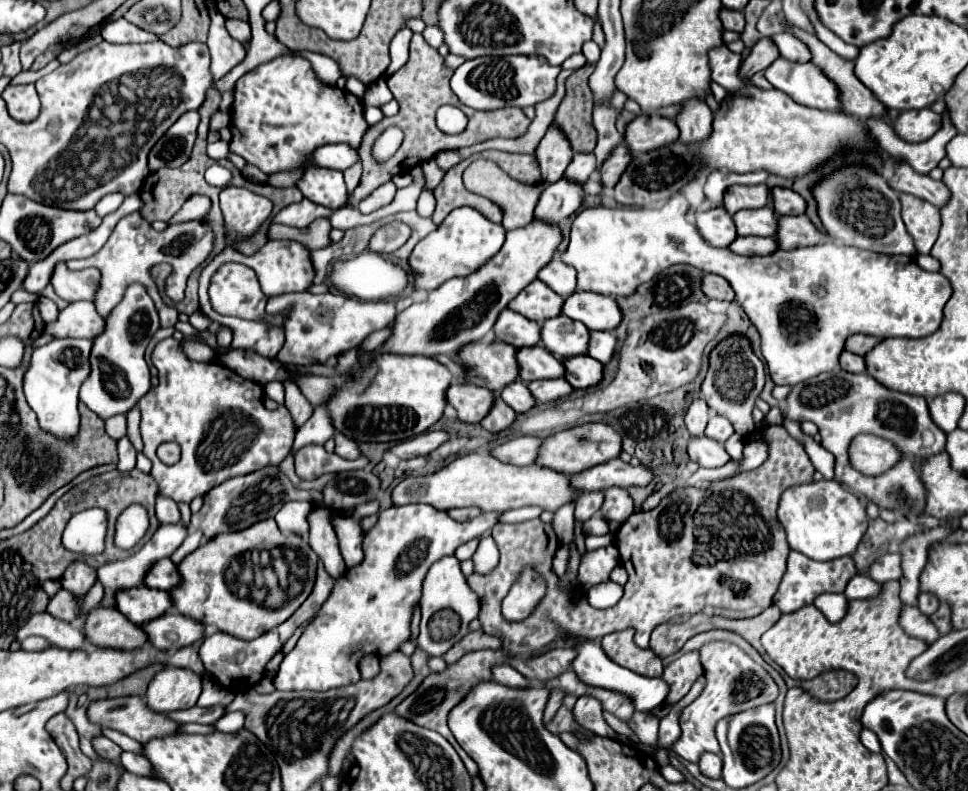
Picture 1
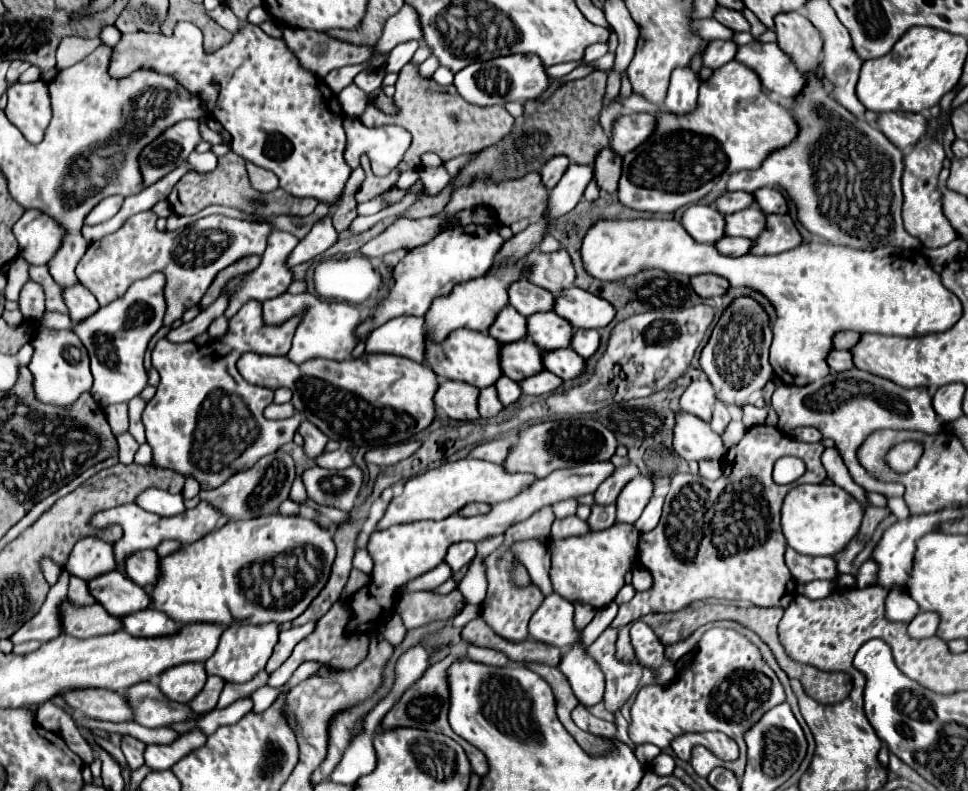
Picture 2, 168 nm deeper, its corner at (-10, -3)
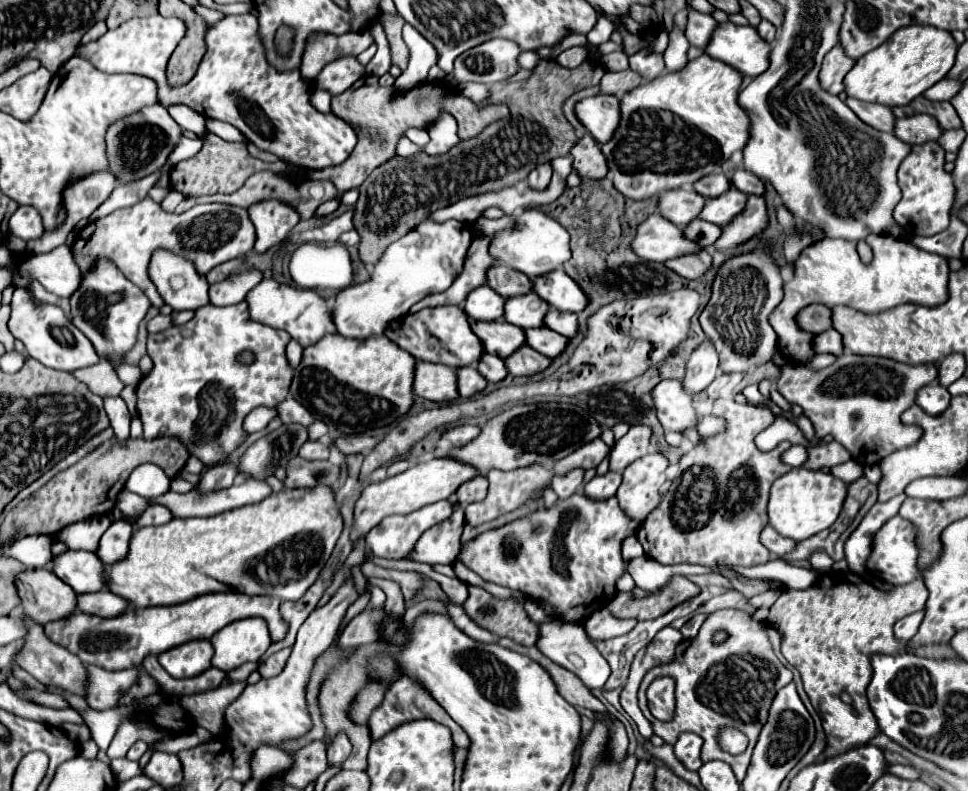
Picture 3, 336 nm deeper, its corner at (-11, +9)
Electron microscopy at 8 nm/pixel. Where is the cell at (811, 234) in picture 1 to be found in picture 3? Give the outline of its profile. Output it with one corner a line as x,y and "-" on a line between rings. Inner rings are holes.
748,196
748,204
740,216
736,216
728,226
722,228
722,236
716,240
714,248
736,248
750,238
758,236
768,228
768,208
762,196

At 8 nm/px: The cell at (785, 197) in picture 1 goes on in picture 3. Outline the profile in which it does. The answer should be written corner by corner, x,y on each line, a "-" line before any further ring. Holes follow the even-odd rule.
738,170
734,176
732,176
732,184
746,192
746,194
758,194
758,196
764,196
766,194
766,186
762,180
758,180
754,174
746,172
746,170

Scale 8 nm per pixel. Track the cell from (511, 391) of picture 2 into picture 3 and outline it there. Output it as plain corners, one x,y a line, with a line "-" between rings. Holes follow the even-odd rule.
482,354
480,362
478,362
478,370
488,382
502,382
510,374
504,360
498,356
492,356
492,354

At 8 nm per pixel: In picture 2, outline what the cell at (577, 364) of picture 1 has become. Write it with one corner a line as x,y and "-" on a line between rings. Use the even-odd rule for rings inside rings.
559,348
543,354
543,366
563,380
571,380
583,372
585,360
577,352
571,352
571,348

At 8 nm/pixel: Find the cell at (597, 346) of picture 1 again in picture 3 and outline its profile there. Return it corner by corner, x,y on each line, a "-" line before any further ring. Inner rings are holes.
550,308
544,324
546,324
546,328
550,328
566,338
574,338
578,332
578,316
570,314
570,312
560,312
556,308

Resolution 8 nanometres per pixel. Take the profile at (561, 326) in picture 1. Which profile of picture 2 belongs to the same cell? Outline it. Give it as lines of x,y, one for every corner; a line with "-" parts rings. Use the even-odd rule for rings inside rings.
537,312
527,316
527,338
545,352
567,348
571,332
571,324
561,316
555,316
555,312

